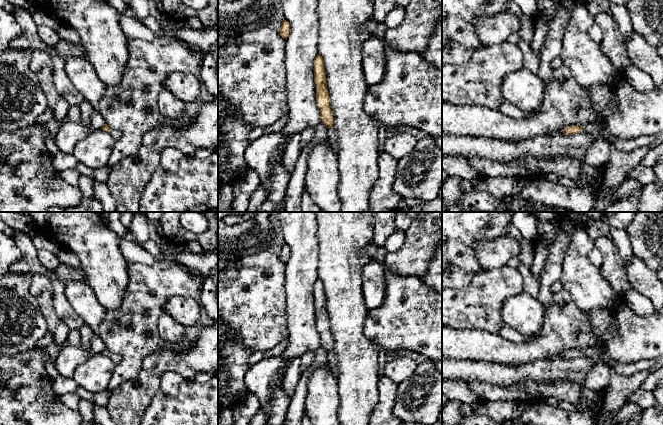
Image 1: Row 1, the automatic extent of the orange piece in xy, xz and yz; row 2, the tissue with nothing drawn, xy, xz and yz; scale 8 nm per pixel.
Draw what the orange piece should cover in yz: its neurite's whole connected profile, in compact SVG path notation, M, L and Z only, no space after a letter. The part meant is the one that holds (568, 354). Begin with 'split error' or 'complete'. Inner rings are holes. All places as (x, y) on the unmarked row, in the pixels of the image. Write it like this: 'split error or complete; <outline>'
split error; M588 347L583 350L567 350L563 353L565 359L583 357L583 358L602 358L604 355L604 349L602 347Z

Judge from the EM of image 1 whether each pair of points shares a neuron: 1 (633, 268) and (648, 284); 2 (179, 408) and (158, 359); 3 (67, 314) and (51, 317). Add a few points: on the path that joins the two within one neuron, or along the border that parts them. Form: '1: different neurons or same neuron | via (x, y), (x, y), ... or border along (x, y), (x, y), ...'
1: same neuron | via (637, 272), (644, 280)
2: different neurons | border along (187, 379), (174, 372), (165, 372), (155, 395)
3: different neurons | border along (52, 293), (52, 306), (55, 313), (70, 329)

